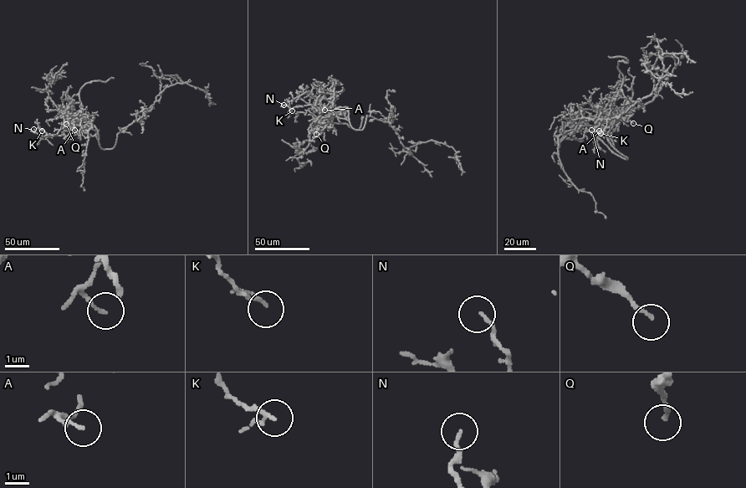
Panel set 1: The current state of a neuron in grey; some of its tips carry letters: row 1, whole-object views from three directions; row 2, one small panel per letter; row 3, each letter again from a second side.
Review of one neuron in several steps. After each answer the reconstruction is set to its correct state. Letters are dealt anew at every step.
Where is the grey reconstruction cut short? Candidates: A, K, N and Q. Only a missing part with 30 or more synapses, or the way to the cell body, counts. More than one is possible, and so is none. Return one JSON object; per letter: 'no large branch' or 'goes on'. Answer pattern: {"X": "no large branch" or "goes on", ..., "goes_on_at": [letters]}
{"A": "no large branch", "K": "no large branch", "N": "no large branch", "Q": "no large branch", "goes_on_at": []}

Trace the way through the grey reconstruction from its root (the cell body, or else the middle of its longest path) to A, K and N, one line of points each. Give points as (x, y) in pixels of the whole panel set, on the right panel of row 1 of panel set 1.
A: (626, 156), (625, 159), (614, 153), (597, 136), (595, 125), (599, 118), (596, 126), (599, 130)
K: (626, 156), (596, 136), (597, 113), (580, 123), (573, 137), (596, 128), (600, 133)
N: (626, 156), (614, 153), (597, 136), (595, 125), (599, 118), (600, 132), (591, 139), (597, 143), (591, 130)

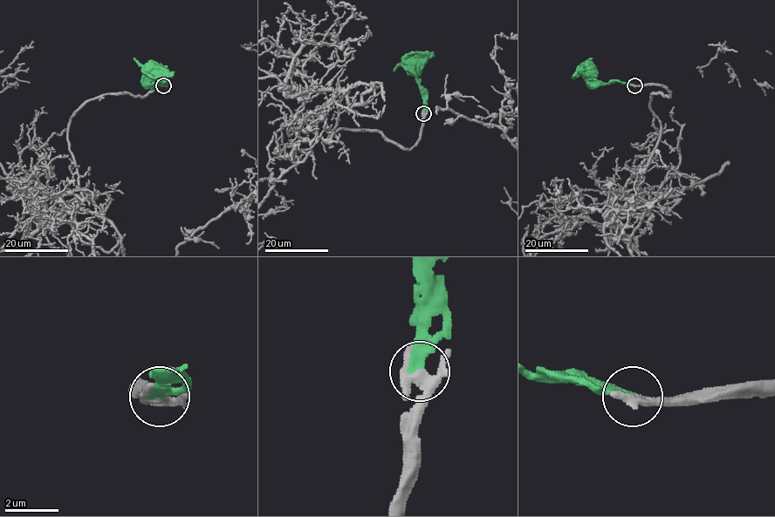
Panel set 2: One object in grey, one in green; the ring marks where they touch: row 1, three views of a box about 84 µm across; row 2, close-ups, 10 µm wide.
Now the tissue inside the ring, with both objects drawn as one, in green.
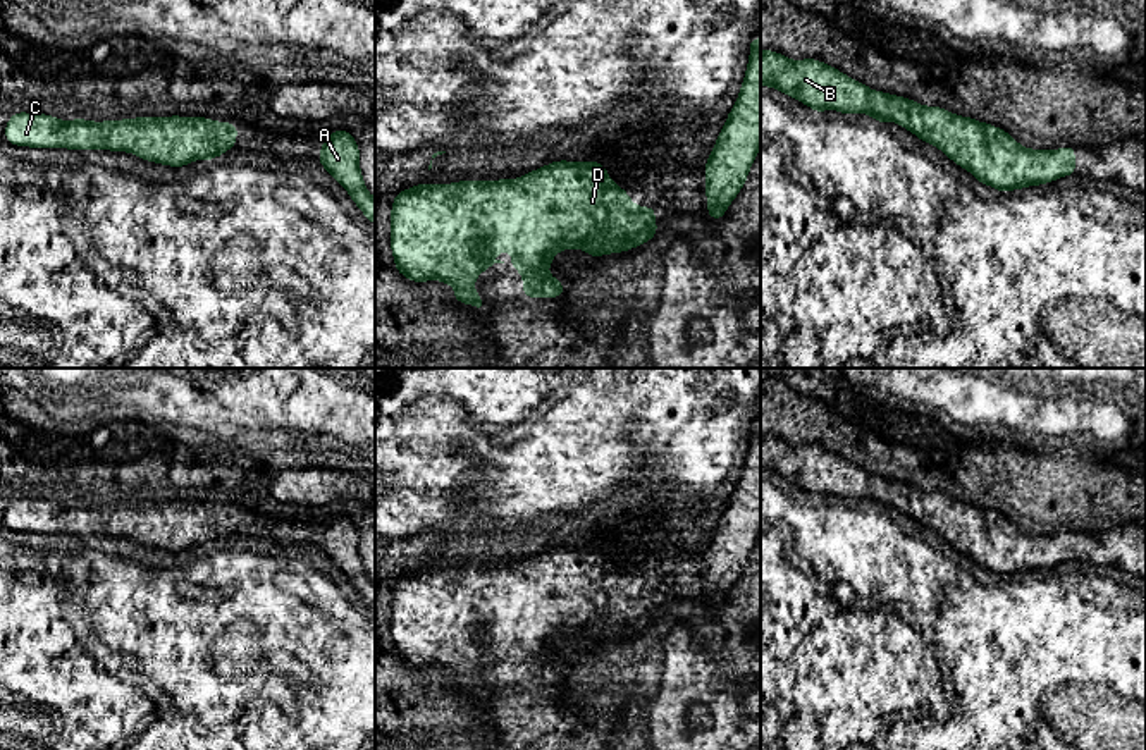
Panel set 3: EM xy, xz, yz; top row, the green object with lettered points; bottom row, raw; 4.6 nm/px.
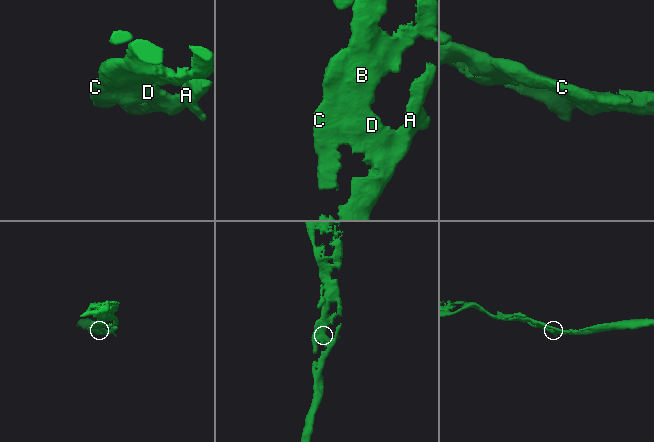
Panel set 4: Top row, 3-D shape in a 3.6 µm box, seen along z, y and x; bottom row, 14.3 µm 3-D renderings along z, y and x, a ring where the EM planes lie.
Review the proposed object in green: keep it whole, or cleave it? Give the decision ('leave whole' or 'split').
leave whole

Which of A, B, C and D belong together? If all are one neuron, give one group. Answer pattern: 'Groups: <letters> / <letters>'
Groups: A B C D

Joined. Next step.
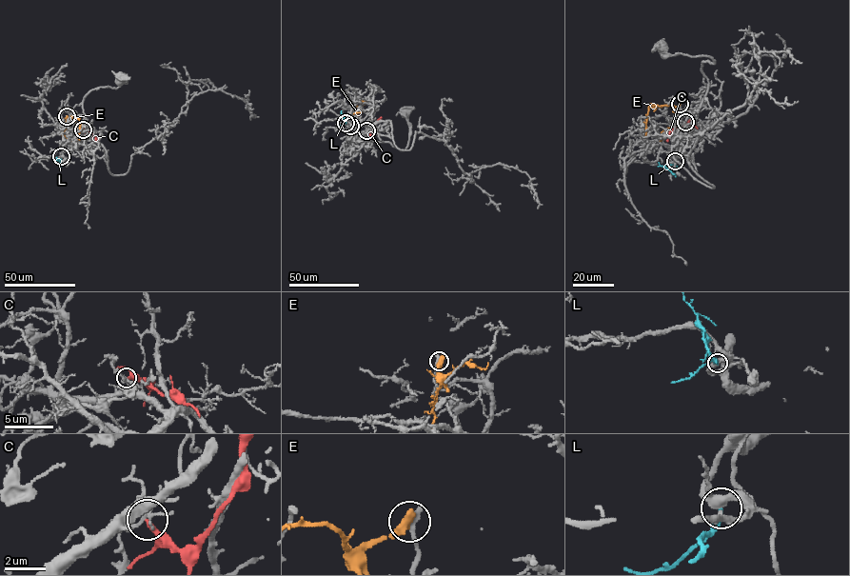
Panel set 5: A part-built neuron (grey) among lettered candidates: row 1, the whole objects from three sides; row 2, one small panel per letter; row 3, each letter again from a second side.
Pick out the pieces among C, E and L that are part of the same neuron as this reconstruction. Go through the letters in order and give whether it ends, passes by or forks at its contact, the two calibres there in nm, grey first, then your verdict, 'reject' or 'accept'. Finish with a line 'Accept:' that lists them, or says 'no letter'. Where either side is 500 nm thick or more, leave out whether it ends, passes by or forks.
C: it ends there; 150 nm thick on the grey side, 240 nm on the other; reject
E: 320 nm thick on the grey side, 500 nm on the other; reject
L: it ends there; 320 nm thick on the grey side, 280 nm on the other; reject
Accept: no letter

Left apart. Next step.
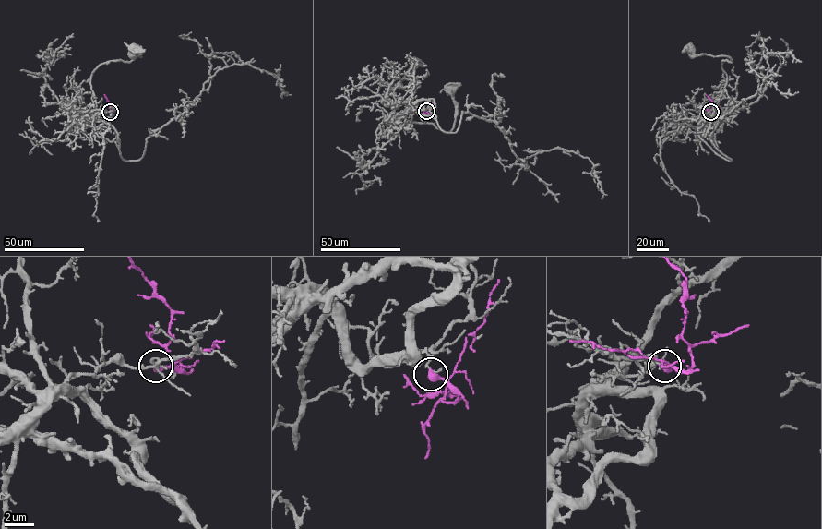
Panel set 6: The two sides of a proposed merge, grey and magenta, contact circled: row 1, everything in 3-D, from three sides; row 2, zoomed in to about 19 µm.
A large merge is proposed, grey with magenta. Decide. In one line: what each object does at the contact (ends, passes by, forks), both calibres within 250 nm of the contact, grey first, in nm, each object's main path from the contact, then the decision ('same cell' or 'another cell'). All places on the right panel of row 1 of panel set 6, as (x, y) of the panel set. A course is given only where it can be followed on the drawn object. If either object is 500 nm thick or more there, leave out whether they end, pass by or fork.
grey ends there; magenta ends there; 200 nm thick on the grey side, 460 nm on the other; grey runs (710, 111), (704, 113), (719, 99), (726, 81), (721, 61), (732, 60), (725, 55), (696, 54), (690, 49); magenta runs (710, 112), (713, 112), (712, 102), (706, 94); another cell

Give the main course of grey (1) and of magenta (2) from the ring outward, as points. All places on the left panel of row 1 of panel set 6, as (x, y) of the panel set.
1: (110, 111), (99, 113), (91, 89), (91, 74), (108, 61), (129, 62), (139, 56), (136, 49)
2: (110, 112), (113, 112), (112, 105), (104, 94)

